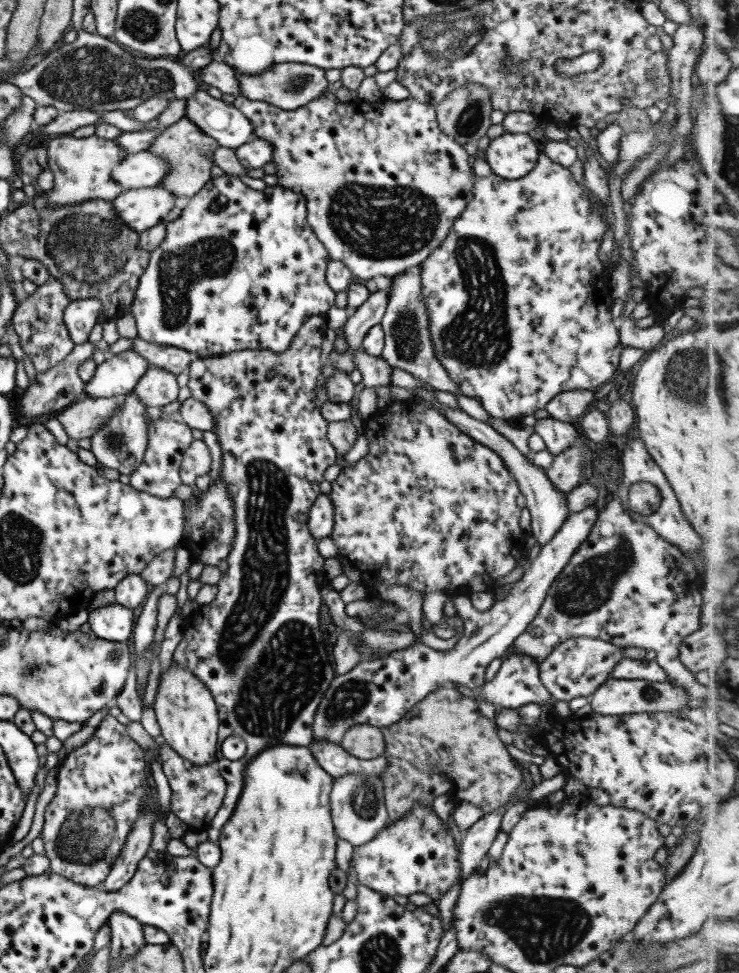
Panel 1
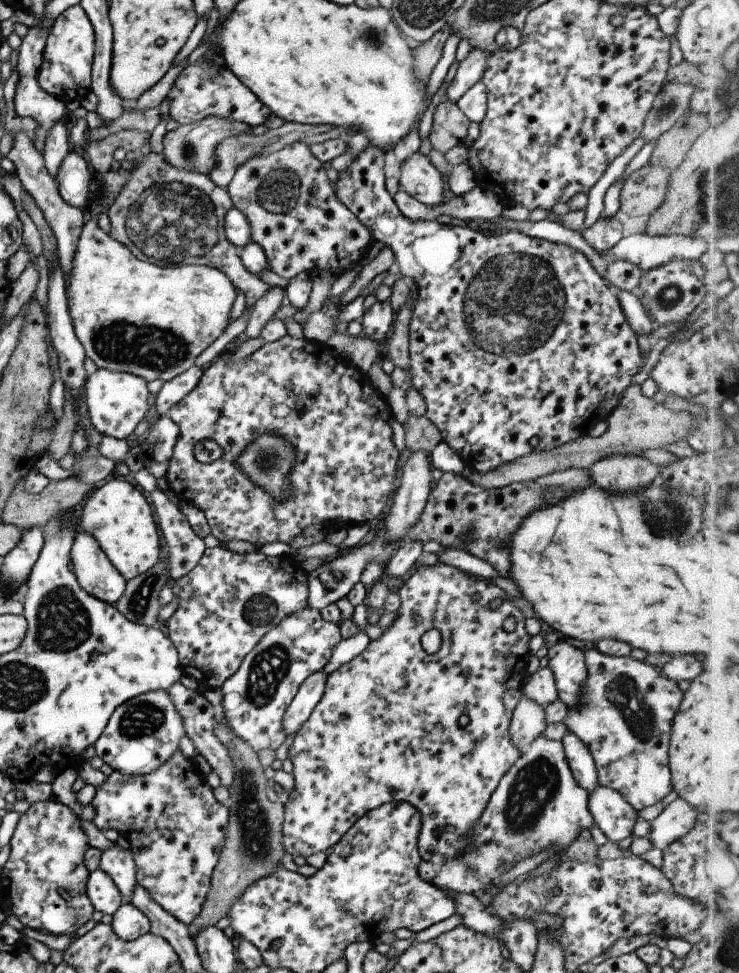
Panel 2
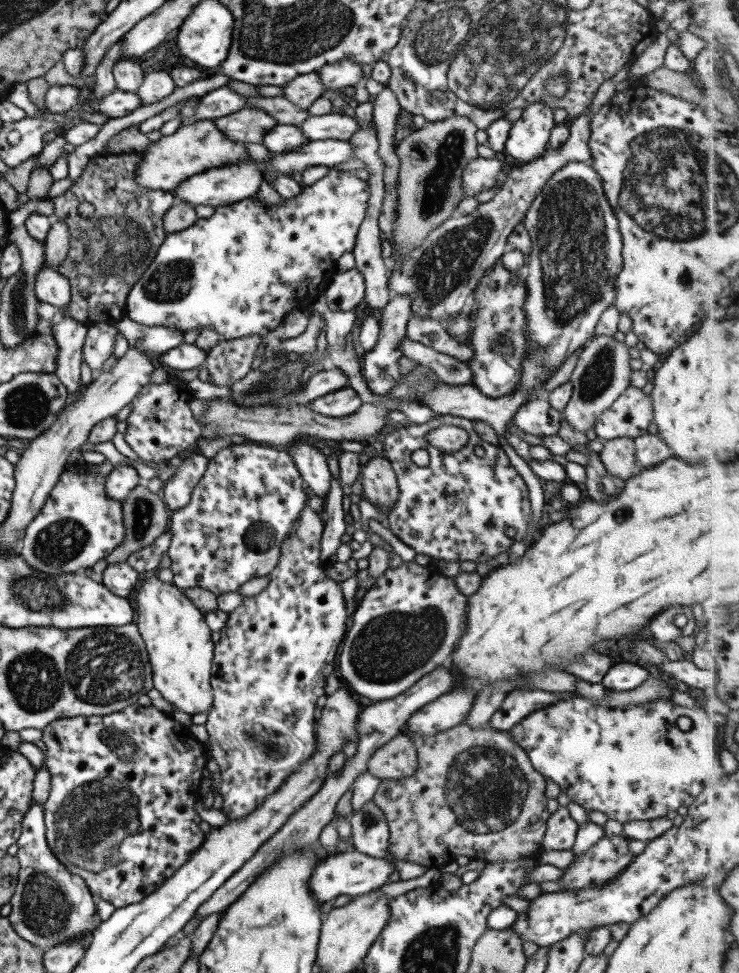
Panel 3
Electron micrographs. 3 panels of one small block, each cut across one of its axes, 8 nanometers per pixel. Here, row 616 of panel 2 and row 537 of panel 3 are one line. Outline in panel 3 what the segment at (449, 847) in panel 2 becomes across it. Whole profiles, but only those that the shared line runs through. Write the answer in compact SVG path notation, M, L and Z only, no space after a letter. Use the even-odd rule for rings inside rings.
M441 415L439 418L431 418L429 422L425 422L423 424L405 425L396 432L387 434L385 438L383 438L382 443L382 456L385 460L387 460L387 462L389 462L391 469L393 469L398 486L397 498L395 499L394 505L388 512L389 516L387 516L387 527L389 527L388 529L391 531L393 536L396 536L401 542L403 542L403 544L409 546L411 550L414 550L417 554L426 554L431 558L437 558L439 560L456 562L471 560L475 563L479 563L487 562L487 560L497 556L497 554L508 551L509 546L511 546L513 542L525 541L525 529L527 529L527 523L529 523L529 518L531 518L529 510L528 488L522 479L522 476L519 476L519 474L516 473L514 467L509 463L509 460L504 454L503 450L501 450L499 446L492 446L491 444L487 444L487 442L483 441L474 432L471 421L460 417ZM439 426L457 426L458 428L465 430L465 433L468 435L468 441L465 445L463 445L463 447L461 447L461 449L459 449L459 451L455 453L441 453L439 449L431 447L429 442L424 439L424 436L427 434L427 432L431 432L431 430L435 430L435 428L439 428ZM475 446L479 446L479 448L483 450L483 456L475 456ZM415 450L427 451L427 454L429 455L429 464L427 464L427 466L416 466L413 464L413 462L411 462L411 453L415 452ZM505 528L515 529L515 535L511 539L503 534L503 530Z

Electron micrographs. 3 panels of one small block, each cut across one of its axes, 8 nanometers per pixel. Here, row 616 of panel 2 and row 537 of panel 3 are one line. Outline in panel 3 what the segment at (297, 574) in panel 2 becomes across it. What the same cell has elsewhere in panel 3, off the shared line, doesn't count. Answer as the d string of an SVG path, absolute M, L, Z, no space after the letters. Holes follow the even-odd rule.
M244 442L239 445L229 445L227 448L219 450L213 458L208 459L208 464L197 484L192 488L190 499L187 504L177 508L177 510L169 512L167 532L171 533L168 549L166 554L170 560L170 569L172 572L172 584L178 589L186 589L187 587L201 587L215 596L233 592L237 590L241 584L256 576L265 576L270 570L275 568L276 562L279 560L280 546L284 536L289 534L291 526L297 522L299 511L303 508L306 501L306 494L309 488L300 479L298 470L295 469L291 457L279 447L269 447L260 443Z

